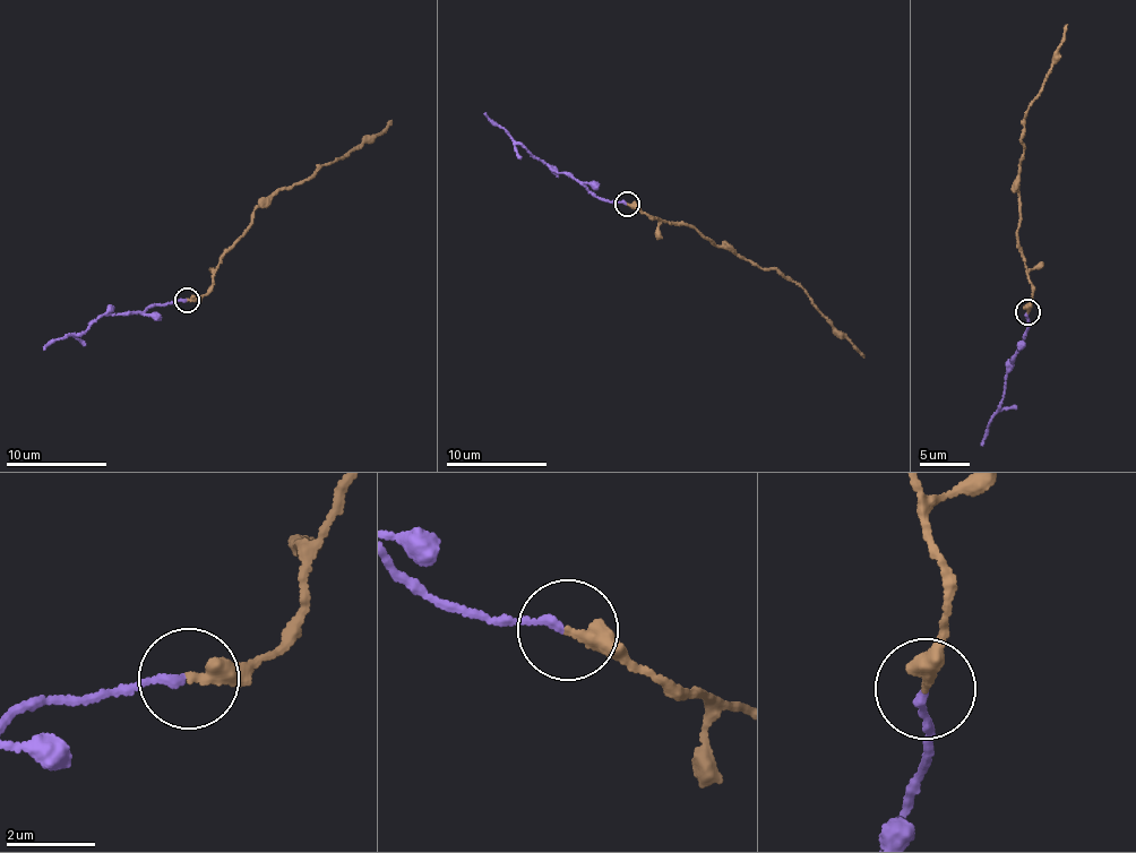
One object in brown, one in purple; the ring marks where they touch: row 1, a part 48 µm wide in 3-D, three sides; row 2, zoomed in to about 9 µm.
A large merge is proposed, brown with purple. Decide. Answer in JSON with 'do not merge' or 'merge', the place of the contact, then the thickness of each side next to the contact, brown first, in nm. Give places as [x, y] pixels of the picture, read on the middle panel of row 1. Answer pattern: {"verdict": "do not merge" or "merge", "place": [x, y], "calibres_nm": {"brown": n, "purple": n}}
{"verdict": "do not merge", "place": [627, 204], "calibres_nm": {"brown": 360, "purple": 190}}

